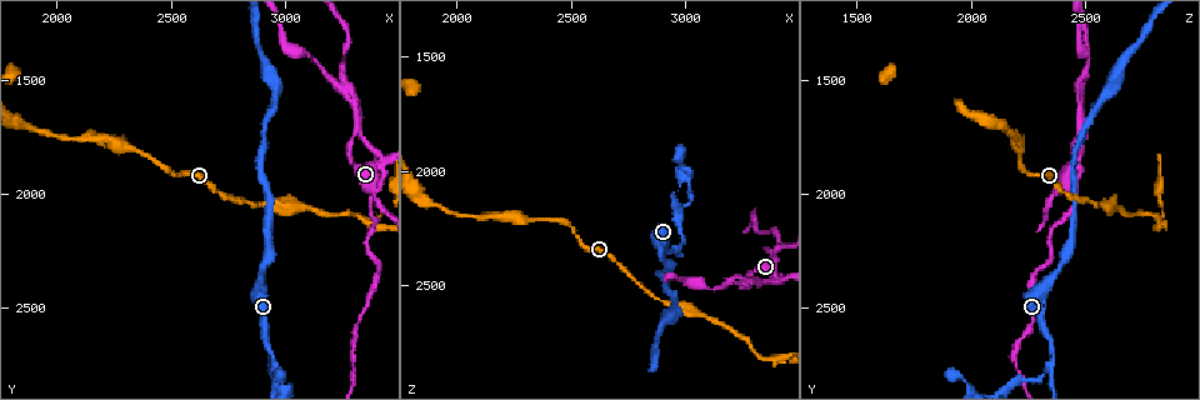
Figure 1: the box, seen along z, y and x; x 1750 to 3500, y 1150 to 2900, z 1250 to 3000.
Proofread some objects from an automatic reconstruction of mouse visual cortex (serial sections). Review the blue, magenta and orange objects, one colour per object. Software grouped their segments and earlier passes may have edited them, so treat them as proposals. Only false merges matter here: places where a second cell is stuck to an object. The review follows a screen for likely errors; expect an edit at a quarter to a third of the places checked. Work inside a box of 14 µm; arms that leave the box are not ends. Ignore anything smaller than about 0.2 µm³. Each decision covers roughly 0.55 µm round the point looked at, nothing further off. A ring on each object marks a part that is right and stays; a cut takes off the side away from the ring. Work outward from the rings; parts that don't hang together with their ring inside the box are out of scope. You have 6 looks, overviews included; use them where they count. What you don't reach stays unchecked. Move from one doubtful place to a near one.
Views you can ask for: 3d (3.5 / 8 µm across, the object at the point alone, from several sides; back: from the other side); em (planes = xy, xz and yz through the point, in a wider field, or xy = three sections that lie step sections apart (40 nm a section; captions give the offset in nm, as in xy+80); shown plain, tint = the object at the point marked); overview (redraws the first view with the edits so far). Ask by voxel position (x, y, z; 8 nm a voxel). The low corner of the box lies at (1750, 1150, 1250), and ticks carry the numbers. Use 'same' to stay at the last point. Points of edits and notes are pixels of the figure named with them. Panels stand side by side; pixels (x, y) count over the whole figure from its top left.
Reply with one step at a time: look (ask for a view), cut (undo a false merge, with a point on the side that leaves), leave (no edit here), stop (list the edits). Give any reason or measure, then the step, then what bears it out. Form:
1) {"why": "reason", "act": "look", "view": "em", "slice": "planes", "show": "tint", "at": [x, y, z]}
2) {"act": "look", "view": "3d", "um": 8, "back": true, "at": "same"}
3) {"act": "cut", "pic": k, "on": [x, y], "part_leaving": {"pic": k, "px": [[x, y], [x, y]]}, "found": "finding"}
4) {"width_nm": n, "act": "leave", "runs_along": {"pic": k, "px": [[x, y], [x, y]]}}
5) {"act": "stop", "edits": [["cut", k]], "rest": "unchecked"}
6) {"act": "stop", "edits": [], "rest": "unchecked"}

{"why": "side arm on a straight run", "act": "look", "view": "3d", "um": 3.5, "at": [3280, 1540, 2490]}

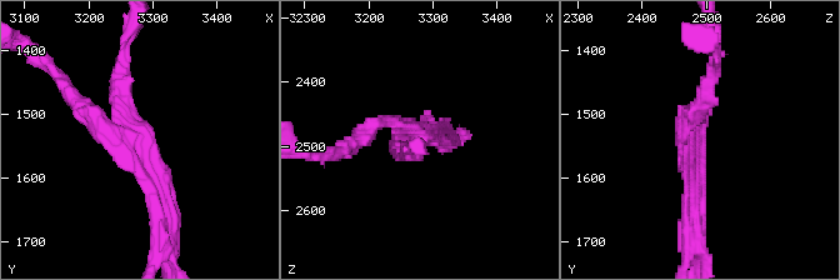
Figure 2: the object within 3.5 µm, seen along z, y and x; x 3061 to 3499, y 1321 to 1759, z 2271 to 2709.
{"arms": 3, "arm_widths_nm": [150, 150, 200], "act": "look", "view": "em", "slice": "xy", "step": 3, "show": "tint", "at": [3280, 1540, 2480]}

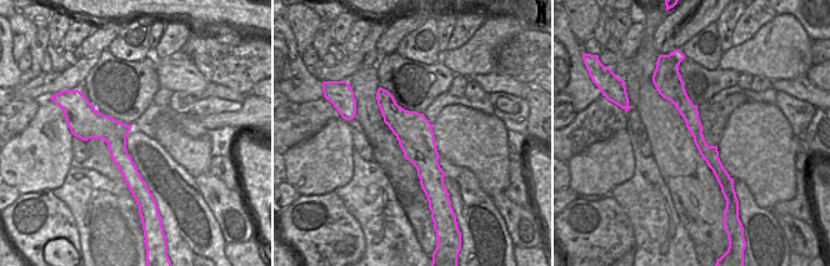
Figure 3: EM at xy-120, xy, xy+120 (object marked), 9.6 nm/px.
{"width_nm": 360, "act": "cut", "pic": 2, "on": [124, 78], "part_leaving": {"pic": 2, "px": [[164, 238], [160, 169], [123, 130]]}, "found": "two cells meet here"}

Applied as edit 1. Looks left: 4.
{"why": "see it whole again", "act": "look", "view": "overview"}

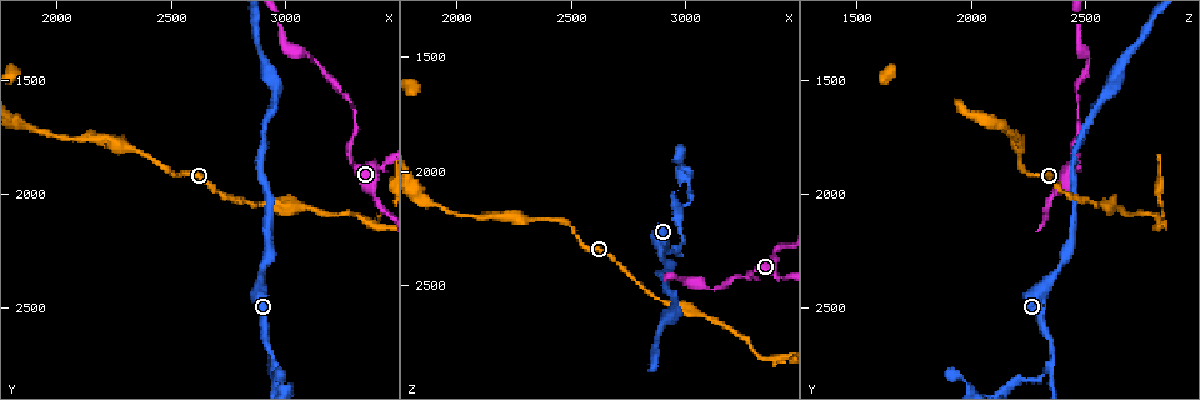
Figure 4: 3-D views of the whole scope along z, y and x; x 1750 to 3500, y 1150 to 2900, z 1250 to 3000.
{"why": "sharp bend", "act": "look", "view": "3d", "um": 3.5, "at": [3380, 2130, 2820]}

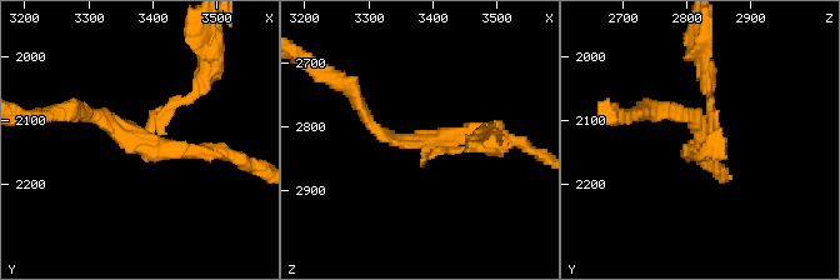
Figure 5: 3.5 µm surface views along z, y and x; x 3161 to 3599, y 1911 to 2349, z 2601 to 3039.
{"arms": 3, "arm_widths_nm": [100, 150, 200], "why": "shape alone is not enough", "act": "look", "view": "em", "slice": "planes", "show": "tint", "at": [3385, 2135, 2825]}

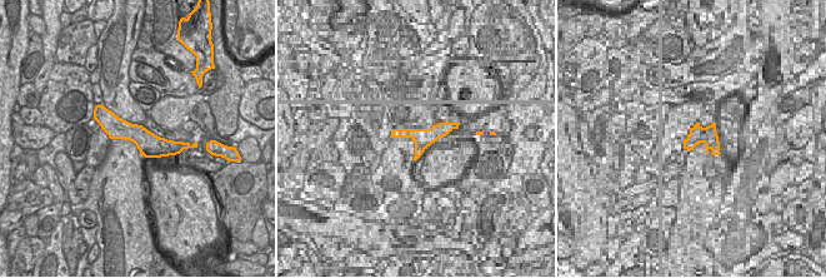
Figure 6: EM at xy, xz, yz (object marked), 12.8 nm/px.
{"act": "cut", "pic": 5, "on": [178, 100], "part_leaving": {"pic": 5, "px": [[146, 129], [204, 86], [211, 44]]}, "found": "a second cell is stuck on"}

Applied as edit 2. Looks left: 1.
{"act": "stop", "edits": [["cut", 2], ["cut", 5]], "rest": "unchecked"}

